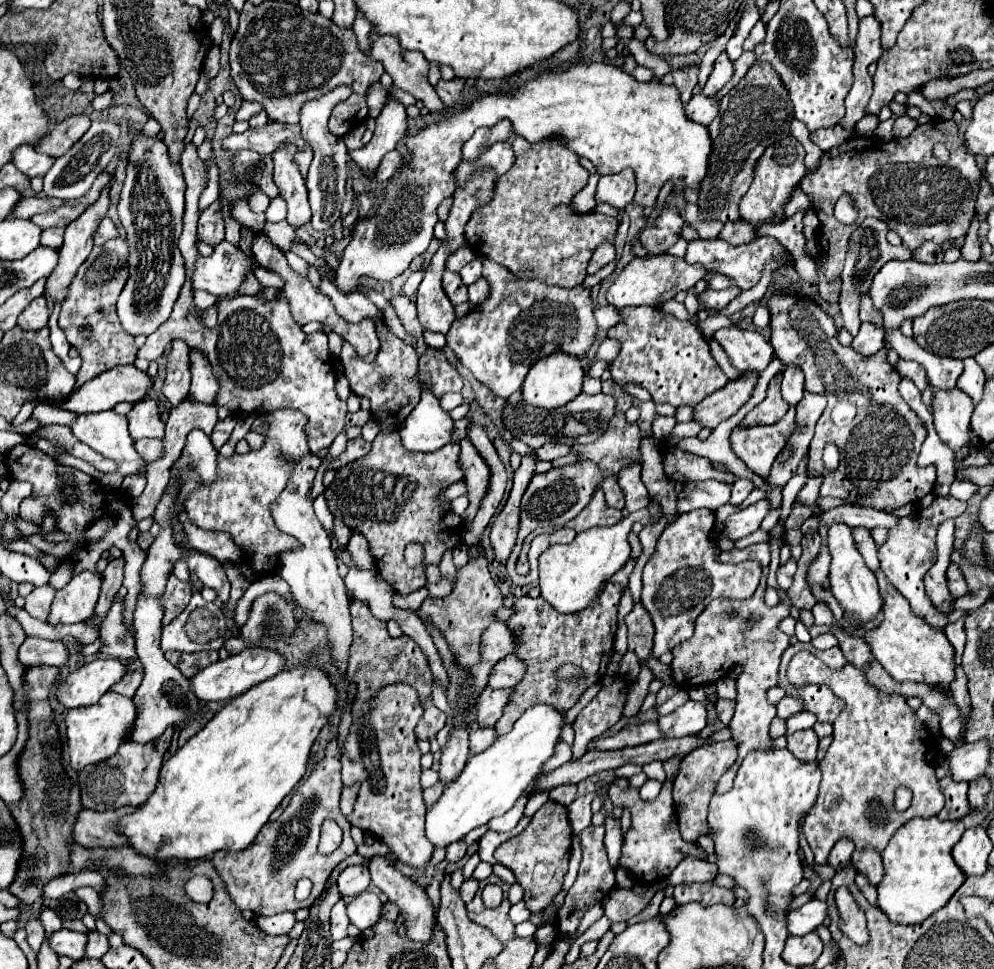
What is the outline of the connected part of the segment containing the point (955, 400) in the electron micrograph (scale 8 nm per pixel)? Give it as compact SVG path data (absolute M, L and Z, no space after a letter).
M938 390L934 392L934 428L940 440L958 454L970 440L970 416L972 400L962 390Z

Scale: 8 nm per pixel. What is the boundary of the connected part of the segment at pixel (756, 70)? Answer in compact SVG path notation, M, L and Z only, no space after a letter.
M752 64L746 76L720 100L720 114L708 126L712 136L712 154L710 154L710 170L700 186L698 206L704 218L714 220L738 220L740 200L752 184L752 176L756 164L764 150L790 134L790 122L794 118L792 100L784 84L780 84L780 76L772 64Z

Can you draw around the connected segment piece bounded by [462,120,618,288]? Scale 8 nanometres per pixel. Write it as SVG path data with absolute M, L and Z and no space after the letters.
M500 120L492 128L478 128L472 134L472 138L464 144L462 160L474 162L484 150L488 150L496 142L508 142L514 150L516 162L504 176L500 176L496 180L492 200L488 204L476 208L476 212L472 212L472 216L466 224L468 246L476 254L488 256L494 262L506 266L514 276L518 276L522 280L540 280L548 286L564 286L564 288L574 288L574 286L582 284L582 280L586 278L586 266L588 266L594 250L604 242L614 242L616 230L618 230L618 220L610 218L610 216L598 218L598 214L594 214L594 212L574 214L574 212L556 212L554 210L560 204L564 208L570 202L570 198L586 186L588 176L590 176L588 170L584 170L580 166L580 158L566 146L566 142L548 138L548 140L530 144L512 132L510 120Z

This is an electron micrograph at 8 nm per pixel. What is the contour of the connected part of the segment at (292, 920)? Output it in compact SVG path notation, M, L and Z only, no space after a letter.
M284 912L284 914L276 914L276 916L258 916L256 918L256 926L264 932L268 930L268 934L288 934L292 930L292 926L296 924L296 914L292 912Z

